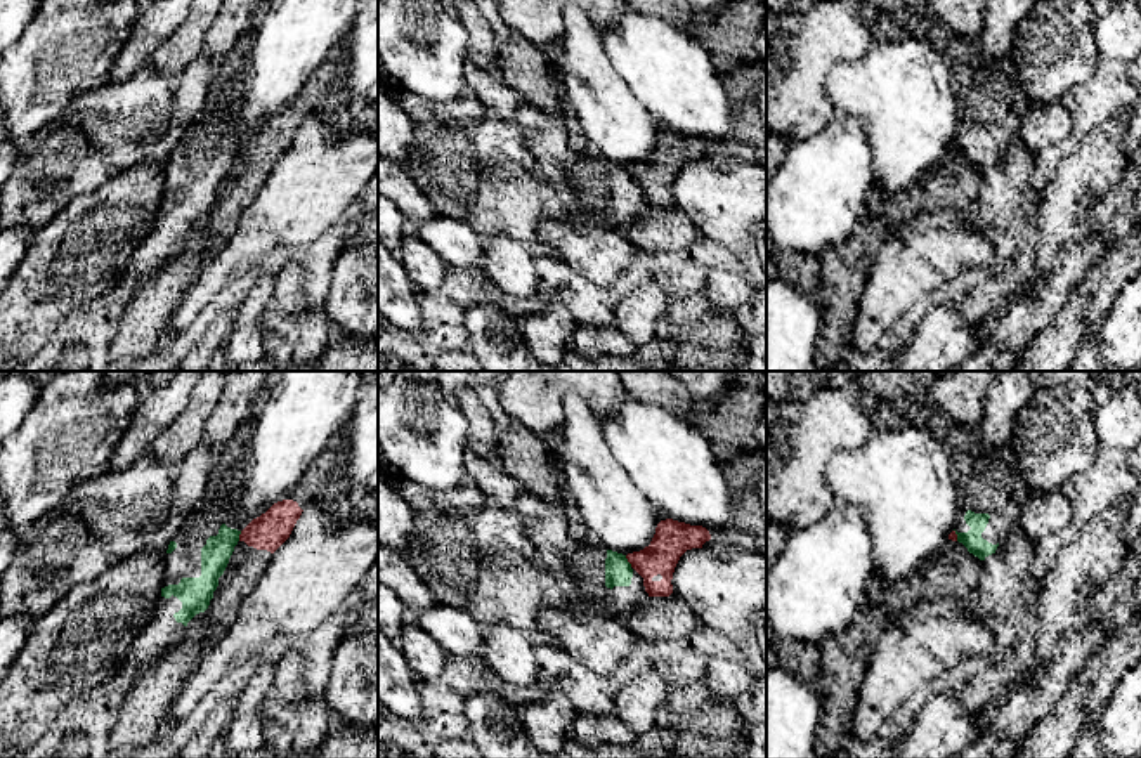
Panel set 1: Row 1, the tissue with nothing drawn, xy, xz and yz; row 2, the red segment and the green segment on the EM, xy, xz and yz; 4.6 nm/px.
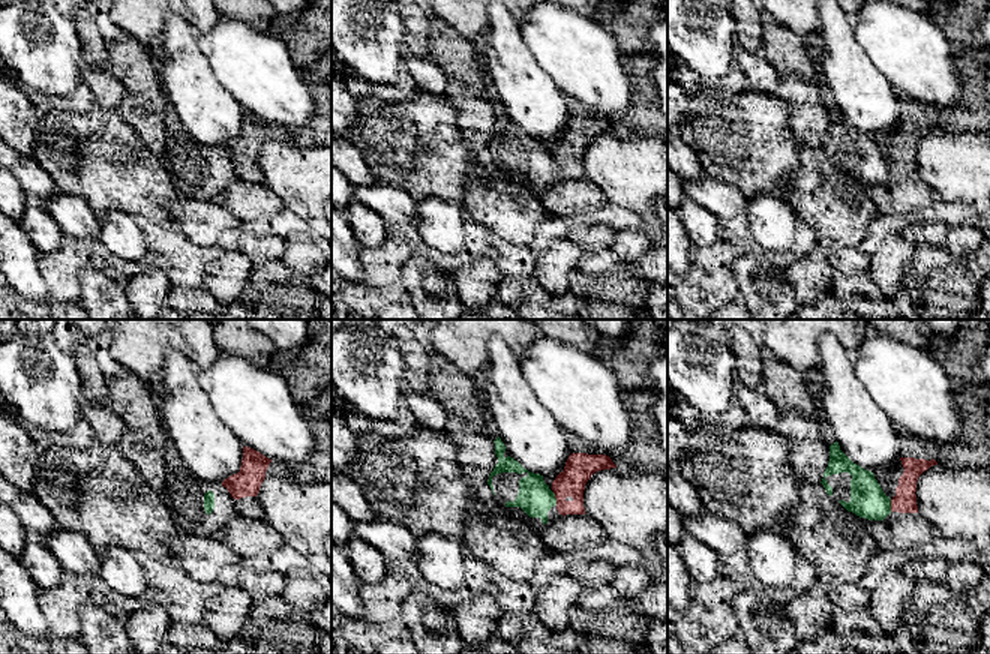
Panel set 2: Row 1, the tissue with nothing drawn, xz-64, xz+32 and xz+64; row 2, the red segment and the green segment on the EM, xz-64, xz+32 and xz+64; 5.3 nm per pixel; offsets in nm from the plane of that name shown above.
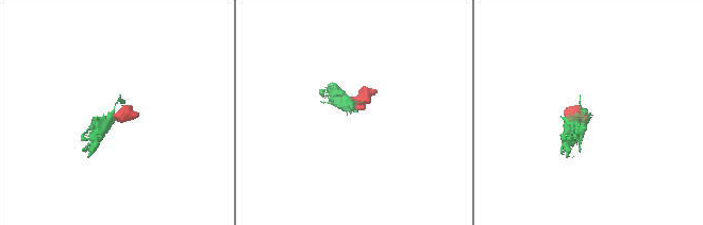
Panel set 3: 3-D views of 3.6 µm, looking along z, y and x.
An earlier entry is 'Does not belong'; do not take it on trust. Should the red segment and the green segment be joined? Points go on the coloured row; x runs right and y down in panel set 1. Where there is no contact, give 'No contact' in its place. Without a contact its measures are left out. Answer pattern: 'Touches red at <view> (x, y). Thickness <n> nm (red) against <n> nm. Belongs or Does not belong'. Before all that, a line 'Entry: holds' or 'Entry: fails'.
Entry: holds
Touches red at xz (628, 561). Thickness 170 nm (red) against 130 nm. Does not belong

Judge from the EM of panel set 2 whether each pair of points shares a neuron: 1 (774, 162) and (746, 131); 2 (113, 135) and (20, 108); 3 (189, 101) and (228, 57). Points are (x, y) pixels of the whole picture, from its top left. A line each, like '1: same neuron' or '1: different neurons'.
1: same neuron
2: different neurons
3: different neurons

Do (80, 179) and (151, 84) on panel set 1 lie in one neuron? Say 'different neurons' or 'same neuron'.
same neuron

